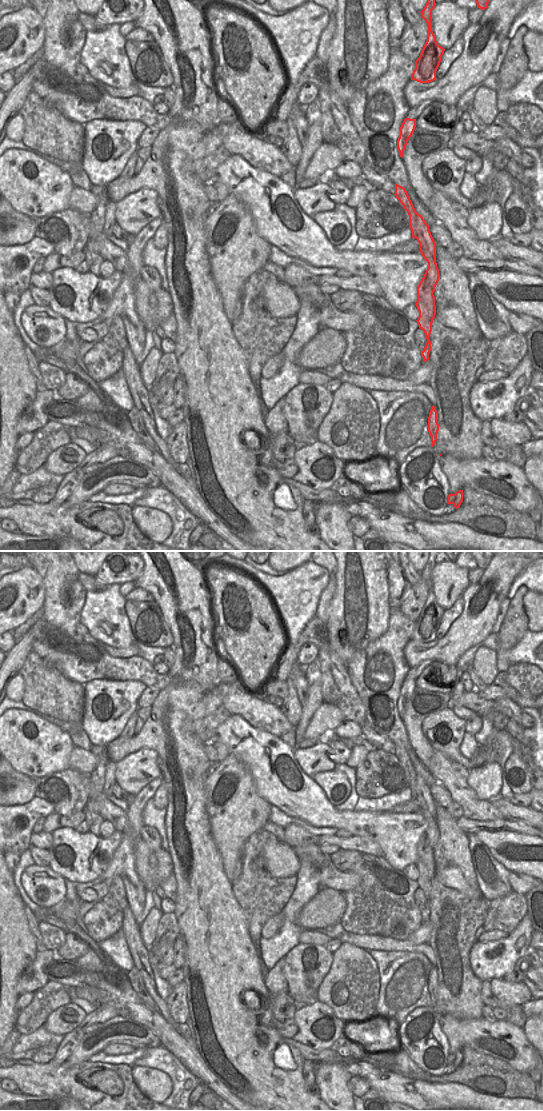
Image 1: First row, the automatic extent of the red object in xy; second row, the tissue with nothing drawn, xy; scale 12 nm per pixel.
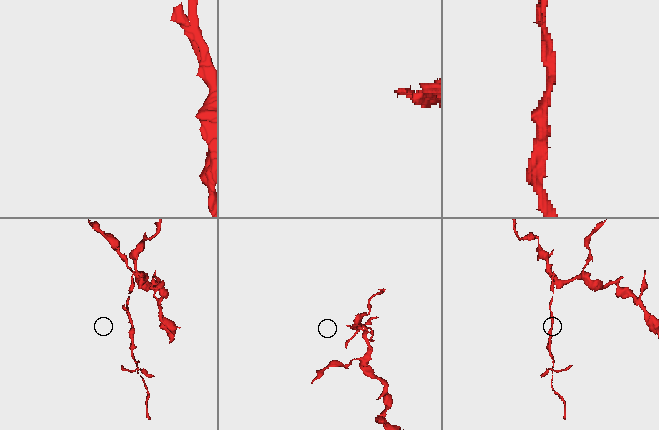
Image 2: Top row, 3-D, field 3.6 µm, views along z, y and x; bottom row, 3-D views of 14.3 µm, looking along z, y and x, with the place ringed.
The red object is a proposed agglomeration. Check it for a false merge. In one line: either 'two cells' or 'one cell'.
one cell

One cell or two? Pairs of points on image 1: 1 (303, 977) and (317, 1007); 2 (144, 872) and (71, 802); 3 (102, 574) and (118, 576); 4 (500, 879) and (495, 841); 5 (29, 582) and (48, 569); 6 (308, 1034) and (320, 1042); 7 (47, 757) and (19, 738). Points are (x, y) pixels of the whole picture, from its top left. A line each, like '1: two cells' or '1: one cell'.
1: two cells
2: two cells
3: one cell
4: two cells
5: two cells
6: one cell
7: one cell

